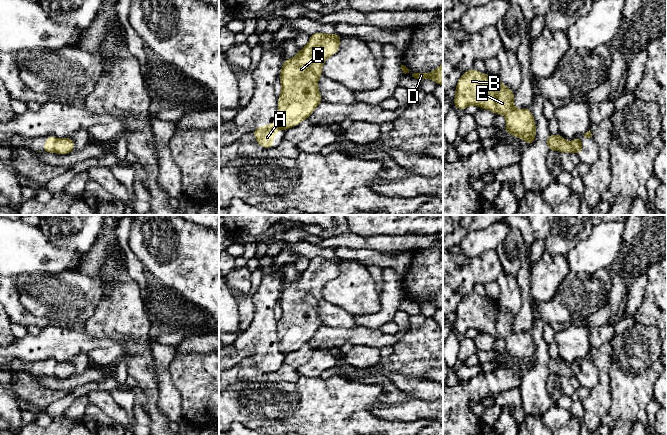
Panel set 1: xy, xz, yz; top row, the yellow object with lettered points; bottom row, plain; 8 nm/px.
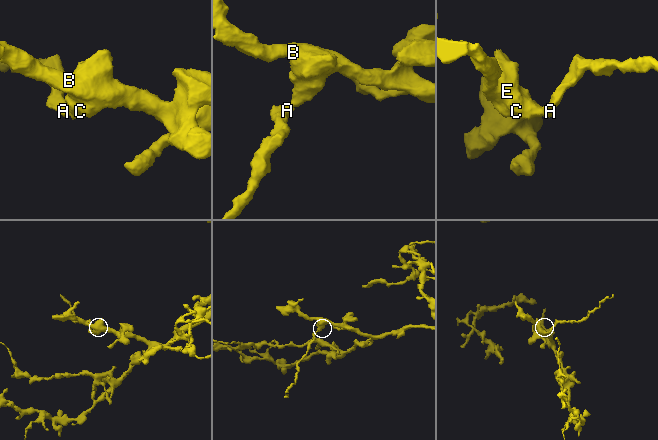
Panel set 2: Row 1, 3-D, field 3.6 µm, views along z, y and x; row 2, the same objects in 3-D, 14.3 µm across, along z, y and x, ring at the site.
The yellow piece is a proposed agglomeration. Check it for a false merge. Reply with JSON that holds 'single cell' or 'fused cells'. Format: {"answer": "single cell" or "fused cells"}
{"answer": "fused cells"}

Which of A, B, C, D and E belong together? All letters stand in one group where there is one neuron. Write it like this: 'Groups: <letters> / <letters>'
Groups: A / B C D E

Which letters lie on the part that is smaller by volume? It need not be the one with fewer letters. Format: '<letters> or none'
A

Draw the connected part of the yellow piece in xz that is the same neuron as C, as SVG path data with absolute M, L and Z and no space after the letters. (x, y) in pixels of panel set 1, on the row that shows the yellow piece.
M315 32L310 35L308 44L301 48L295 57L284 59L278 78L282 85L282 91L278 95L278 123L281 130L285 131L298 126L322 103L318 79L323 77L322 66L325 61L338 52L341 39L342 36L337 33Z

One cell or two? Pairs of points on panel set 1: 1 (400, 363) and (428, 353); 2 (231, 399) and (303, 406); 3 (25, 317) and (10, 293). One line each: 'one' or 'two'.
1: one
2: one
3: one

